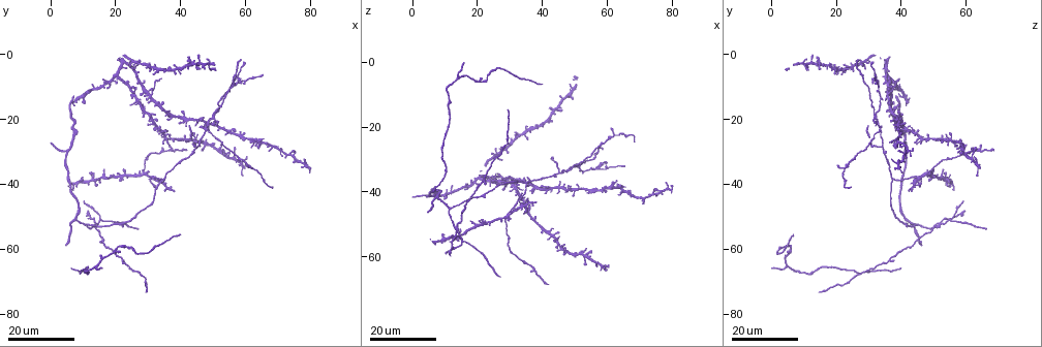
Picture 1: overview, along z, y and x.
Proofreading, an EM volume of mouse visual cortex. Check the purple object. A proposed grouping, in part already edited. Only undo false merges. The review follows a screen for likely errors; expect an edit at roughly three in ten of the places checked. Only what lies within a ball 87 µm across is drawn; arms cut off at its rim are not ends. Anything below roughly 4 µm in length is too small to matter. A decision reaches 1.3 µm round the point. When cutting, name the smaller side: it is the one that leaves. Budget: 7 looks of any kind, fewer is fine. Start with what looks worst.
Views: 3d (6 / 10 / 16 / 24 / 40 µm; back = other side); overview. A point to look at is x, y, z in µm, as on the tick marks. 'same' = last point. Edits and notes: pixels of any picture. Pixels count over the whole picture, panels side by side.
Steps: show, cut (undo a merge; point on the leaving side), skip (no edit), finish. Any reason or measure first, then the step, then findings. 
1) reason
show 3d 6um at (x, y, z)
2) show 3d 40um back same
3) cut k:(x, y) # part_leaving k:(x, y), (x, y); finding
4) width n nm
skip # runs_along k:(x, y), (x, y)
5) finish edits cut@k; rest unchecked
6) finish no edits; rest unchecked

three-way junction
show 3d 24um at (31.5, 13.0, 36.5)

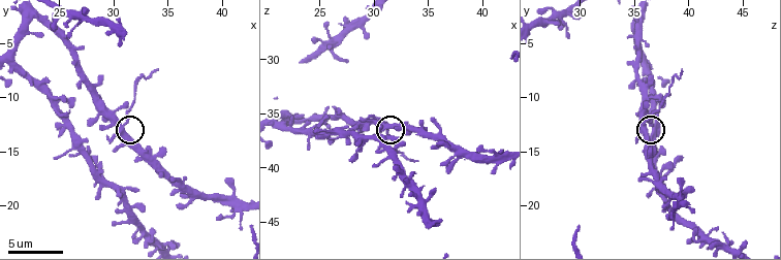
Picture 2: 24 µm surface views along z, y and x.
zoom in
show 3d 10um at (31.2, 12.2, 35.8)

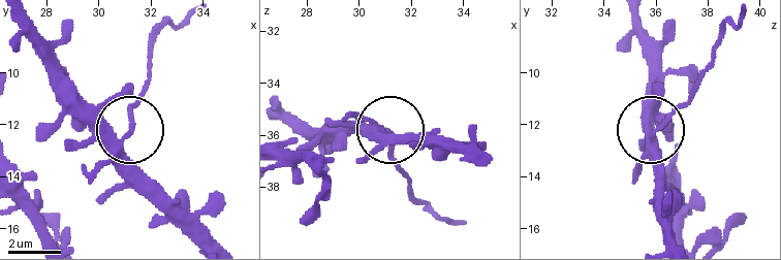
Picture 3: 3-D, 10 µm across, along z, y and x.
width 210 nm
cut 3:(86, 173) # part_leaving 3:(117, 150), (142, 98), (155, 38), (190, 17); a second cell is stuck on

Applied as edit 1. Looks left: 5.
show 3d 24um at (45.5, 28.5, 33.5)

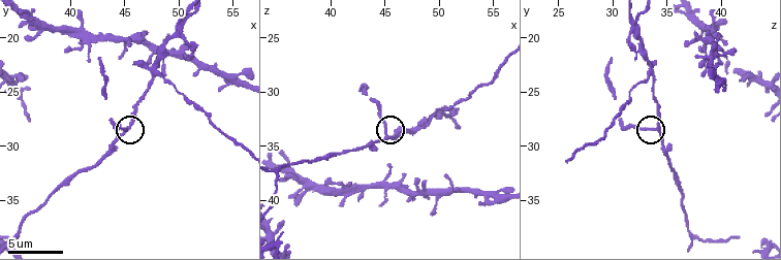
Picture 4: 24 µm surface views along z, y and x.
show 3d 10um at (45.2, 28.2, 33.8)

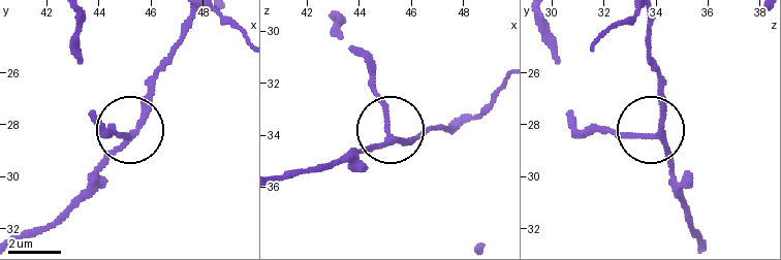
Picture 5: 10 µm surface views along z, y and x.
arms 3
skip # runs_along 5:(696, 239), (663, 141), (579, 128); all the same cell

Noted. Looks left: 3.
a fork
show 3d 16um at (50.4, 18.4, 32.0)

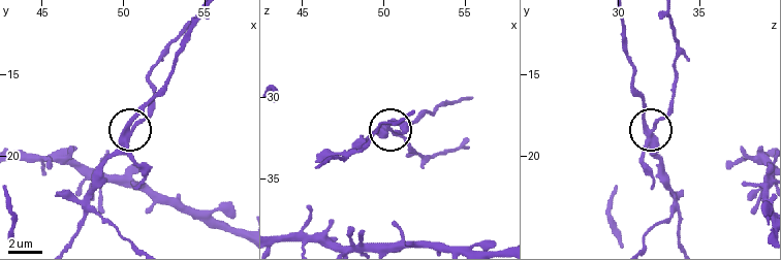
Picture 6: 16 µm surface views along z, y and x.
cut 6:(135, 160) # part_leaving 6:(651, 137), (668, 109), (676, 89), (676, 30), (672, 18); two cells meet here

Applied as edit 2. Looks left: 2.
finish edits cut@3, cut@6; rest unchecked

